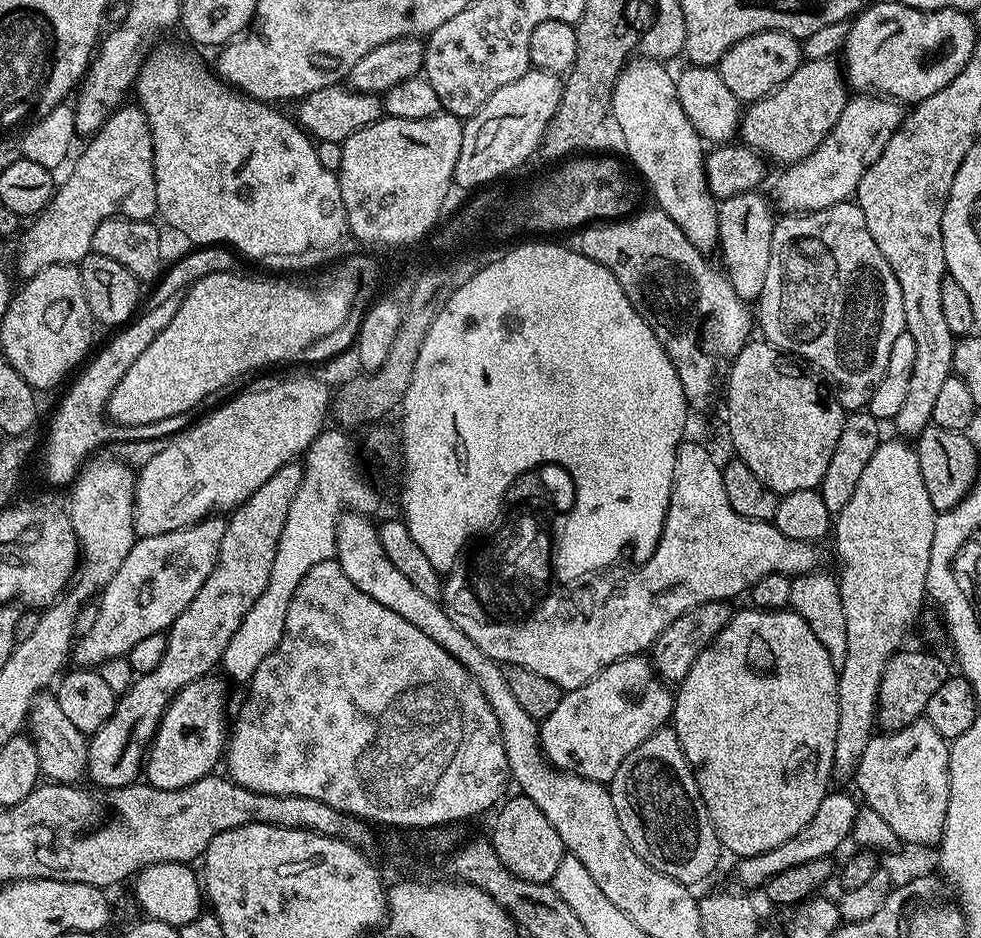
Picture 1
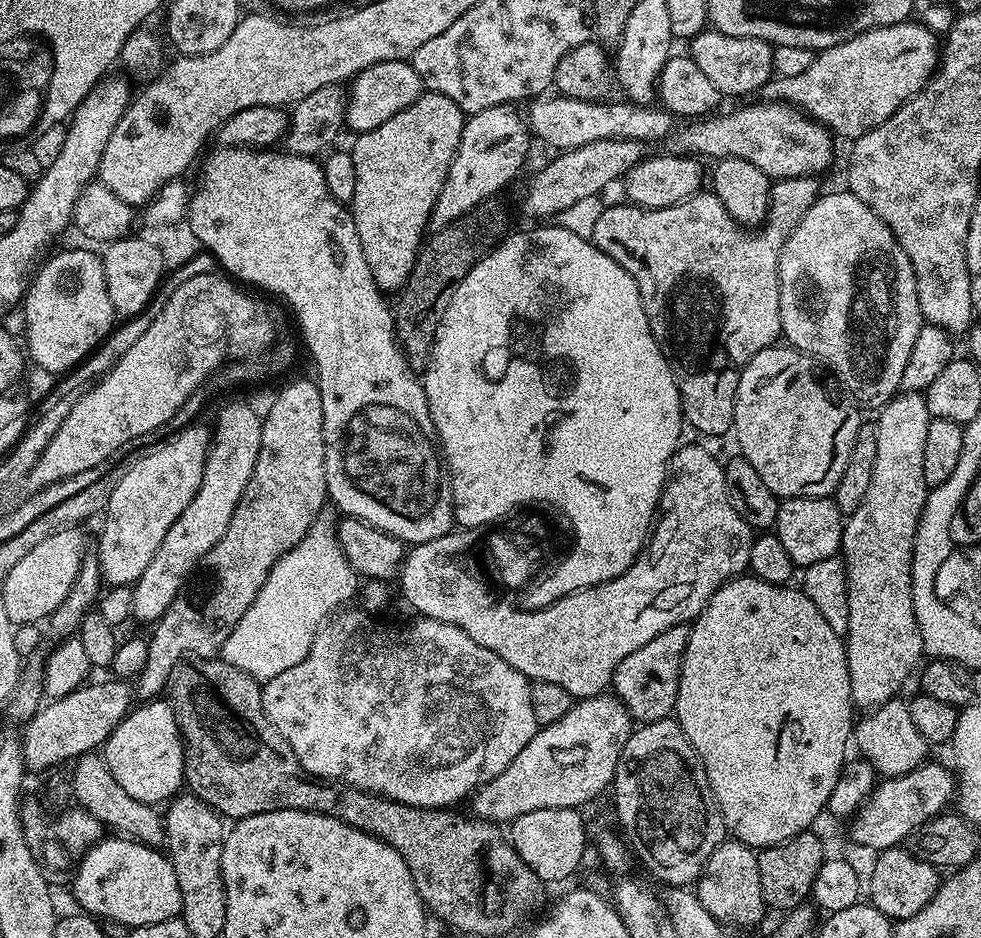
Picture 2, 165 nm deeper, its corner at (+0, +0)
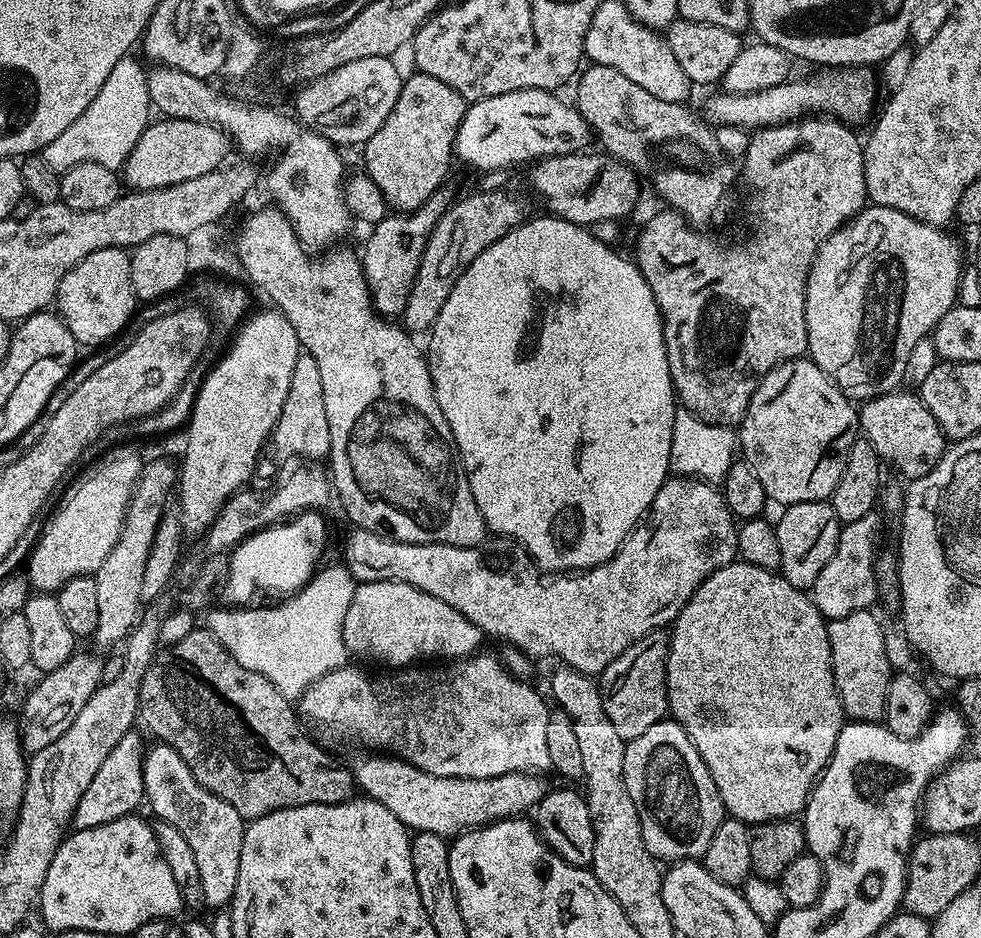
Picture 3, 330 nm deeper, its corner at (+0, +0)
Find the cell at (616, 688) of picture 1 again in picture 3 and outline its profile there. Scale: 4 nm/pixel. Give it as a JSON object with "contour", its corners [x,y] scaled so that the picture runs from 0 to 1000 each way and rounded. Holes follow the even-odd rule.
{"contour":[[[371,805],[375,806],[357,814],[364,841],[372,850],[389,855],[389,859],[393,859],[393,864],[398,864],[398,868],[421,888],[437,887],[464,893],[505,874],[530,872],[541,867],[561,842],[560,837],[555,837],[554,826],[540,823],[521,823],[504,829],[459,829],[438,825],[415,814],[407,806]]]}

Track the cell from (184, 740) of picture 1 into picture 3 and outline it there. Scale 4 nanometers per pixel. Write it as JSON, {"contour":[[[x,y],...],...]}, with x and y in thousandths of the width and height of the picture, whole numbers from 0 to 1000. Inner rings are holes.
{"contour":[[[139,778],[130,780],[121,789],[120,795],[116,795],[116,800],[108,804],[108,812],[104,812],[100,825],[96,825],[96,834],[88,838],[88,846],[84,846],[84,855],[80,855],[75,864],[72,876],[74,884],[95,883],[108,876],[116,876],[125,870],[136,869],[142,862],[139,860],[148,856],[145,817],[149,793],[143,790],[141,780]]]}

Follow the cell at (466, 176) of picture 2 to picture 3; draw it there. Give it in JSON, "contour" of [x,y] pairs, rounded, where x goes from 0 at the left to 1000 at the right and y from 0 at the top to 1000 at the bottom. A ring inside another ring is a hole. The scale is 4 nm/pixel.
{"contour":[[[460,199],[448,200],[426,224],[411,228],[397,228],[389,237],[378,240],[375,257],[369,268],[371,295],[379,314],[379,324],[383,333],[392,339],[411,338],[418,311],[426,293],[427,280],[430,279],[431,268],[434,267],[435,256],[446,239],[451,228],[463,215]]]}

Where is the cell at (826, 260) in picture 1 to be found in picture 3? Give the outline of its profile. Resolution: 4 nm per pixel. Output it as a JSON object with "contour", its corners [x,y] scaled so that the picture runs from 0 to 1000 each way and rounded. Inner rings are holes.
{"contour":[[[898,217],[882,220],[879,225],[865,235],[864,238],[851,247],[838,263],[832,268],[828,277],[828,286],[824,290],[822,301],[822,356],[824,357],[823,378],[834,389],[843,401],[858,415],[860,421],[870,429],[889,426],[904,418],[918,413],[924,385],[928,383],[928,373],[932,368],[940,365],[956,348],[960,335],[977,323],[979,311],[979,264],[966,245],[953,243],[950,239],[941,239],[933,235],[928,228],[919,228],[919,224],[904,222]]]}

